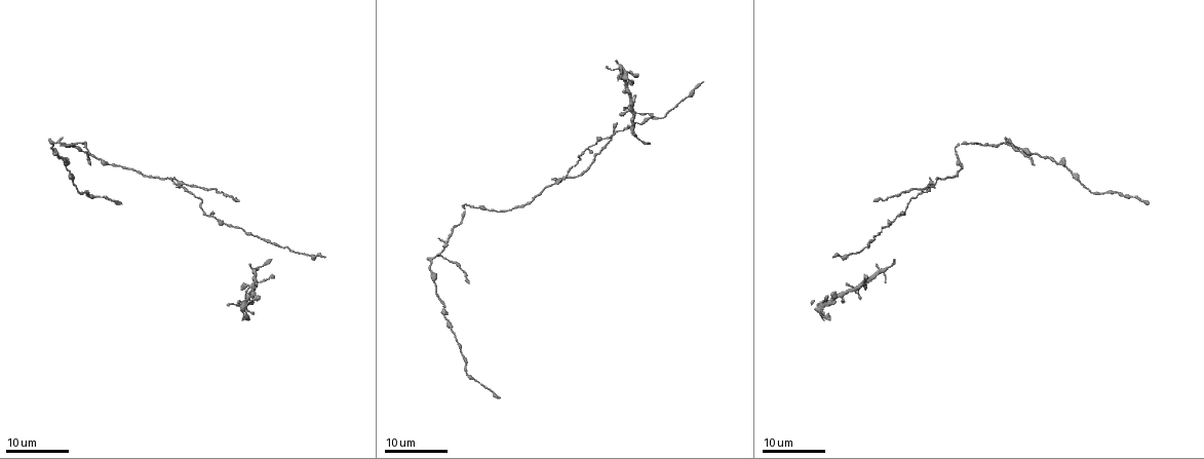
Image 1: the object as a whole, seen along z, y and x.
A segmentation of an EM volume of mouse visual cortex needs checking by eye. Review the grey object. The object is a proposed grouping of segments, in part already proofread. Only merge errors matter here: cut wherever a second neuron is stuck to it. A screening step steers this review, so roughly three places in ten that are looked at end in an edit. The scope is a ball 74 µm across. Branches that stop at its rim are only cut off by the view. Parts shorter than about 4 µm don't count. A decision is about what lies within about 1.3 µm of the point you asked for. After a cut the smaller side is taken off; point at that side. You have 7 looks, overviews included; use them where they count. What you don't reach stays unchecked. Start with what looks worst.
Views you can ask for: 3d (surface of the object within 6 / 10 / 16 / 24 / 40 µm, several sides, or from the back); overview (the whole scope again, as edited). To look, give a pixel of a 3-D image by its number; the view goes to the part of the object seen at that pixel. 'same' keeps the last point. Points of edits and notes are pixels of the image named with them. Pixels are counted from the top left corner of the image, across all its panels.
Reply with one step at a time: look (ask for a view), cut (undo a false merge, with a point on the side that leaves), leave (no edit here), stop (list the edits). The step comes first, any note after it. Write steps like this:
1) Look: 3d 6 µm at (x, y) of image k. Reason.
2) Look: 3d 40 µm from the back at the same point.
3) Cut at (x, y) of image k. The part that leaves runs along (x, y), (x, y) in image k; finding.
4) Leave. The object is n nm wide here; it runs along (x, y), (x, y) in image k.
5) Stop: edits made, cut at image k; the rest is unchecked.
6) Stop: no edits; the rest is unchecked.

Look: 3d 24 µm at (1004, 142) of image 1. Four or more arms meet.

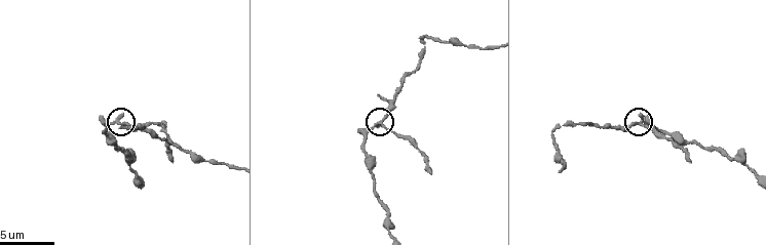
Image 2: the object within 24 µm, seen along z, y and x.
Look: 3d 6 µm at (639, 124) of image 2.

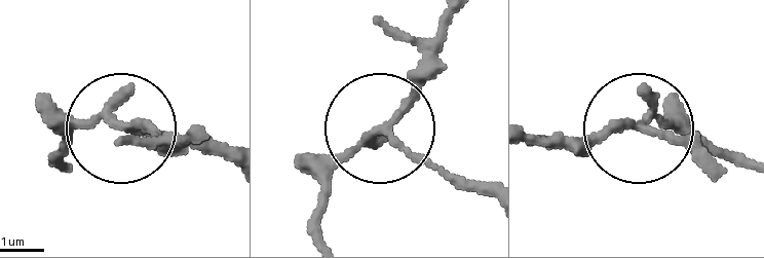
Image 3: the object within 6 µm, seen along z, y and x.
Leave. 4 arms meet here; it runs along (454, 20), (440, 64), (384, 126), (461, 182) in image 3; continuous, no second neuron.

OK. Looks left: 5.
Look: 3d 24 µm at (561, 179) of image 1. A fork.

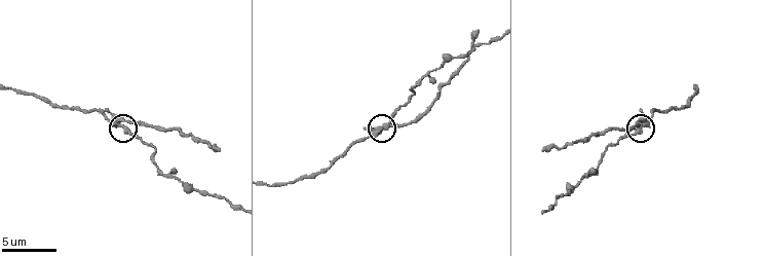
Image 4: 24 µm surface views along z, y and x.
Look: 3d 10 µm at (125, 126) of image 4.

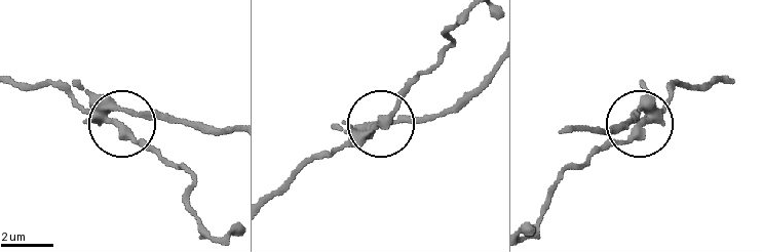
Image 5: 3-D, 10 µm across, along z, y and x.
Look: 3d 10 µm from the back at (639, 125) of image 5.

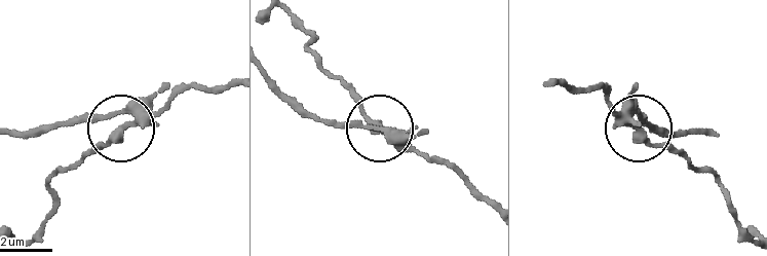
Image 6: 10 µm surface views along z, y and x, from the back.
Cut at (427, 131) of image 6. The part that leaves runs along (397, 135), (307, 113), (269, 75) in image 6; two neurons meet here.

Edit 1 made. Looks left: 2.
Stop: edits made, cut at image 6; the rest is unchecked.

